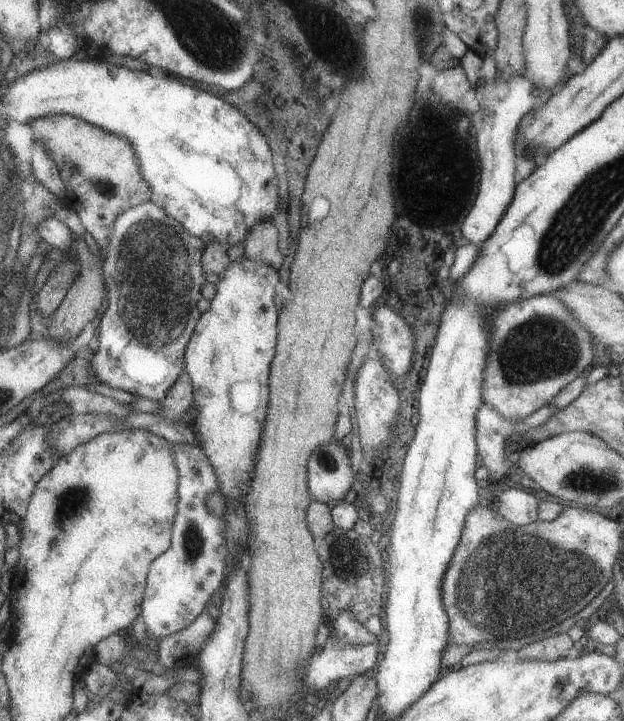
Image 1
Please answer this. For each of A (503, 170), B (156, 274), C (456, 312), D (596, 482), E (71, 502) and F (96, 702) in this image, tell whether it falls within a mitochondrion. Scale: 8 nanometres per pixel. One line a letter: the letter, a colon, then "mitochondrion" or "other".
A: other
B: mitochondrion
C: other
D: mitochondrion
E: mitochondrion
F: other

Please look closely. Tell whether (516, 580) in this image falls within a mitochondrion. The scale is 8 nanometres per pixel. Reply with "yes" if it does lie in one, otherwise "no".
yes

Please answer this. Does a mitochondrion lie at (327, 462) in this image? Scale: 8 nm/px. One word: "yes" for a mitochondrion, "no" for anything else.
yes

